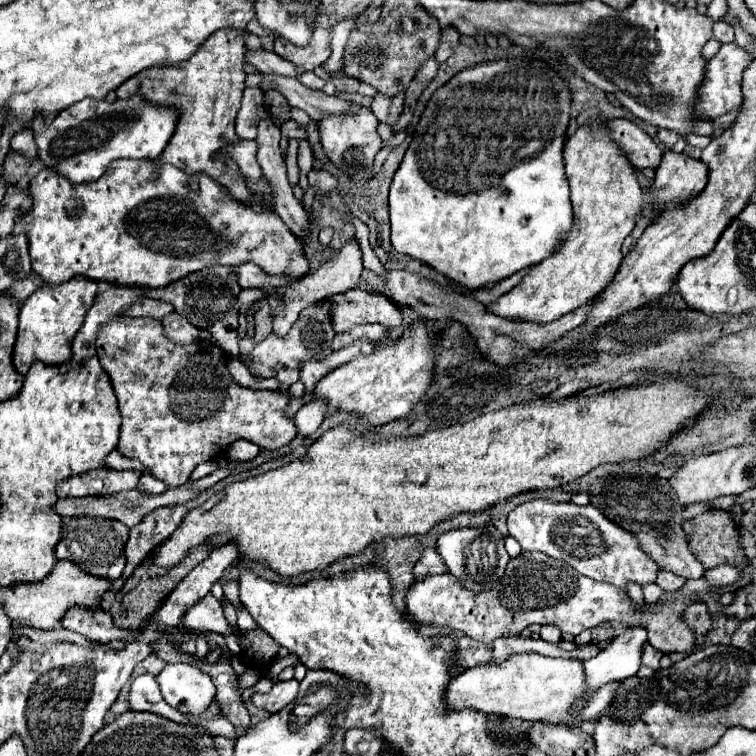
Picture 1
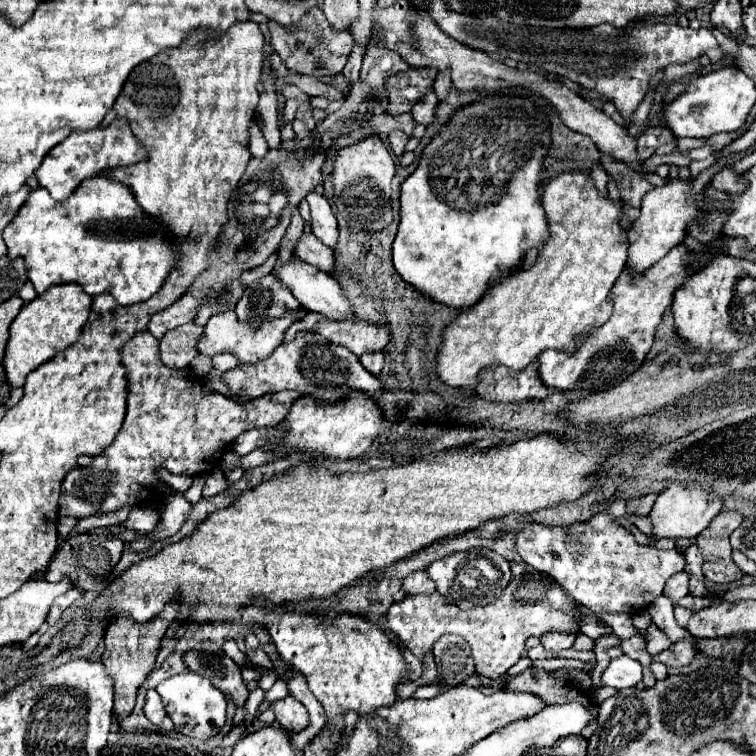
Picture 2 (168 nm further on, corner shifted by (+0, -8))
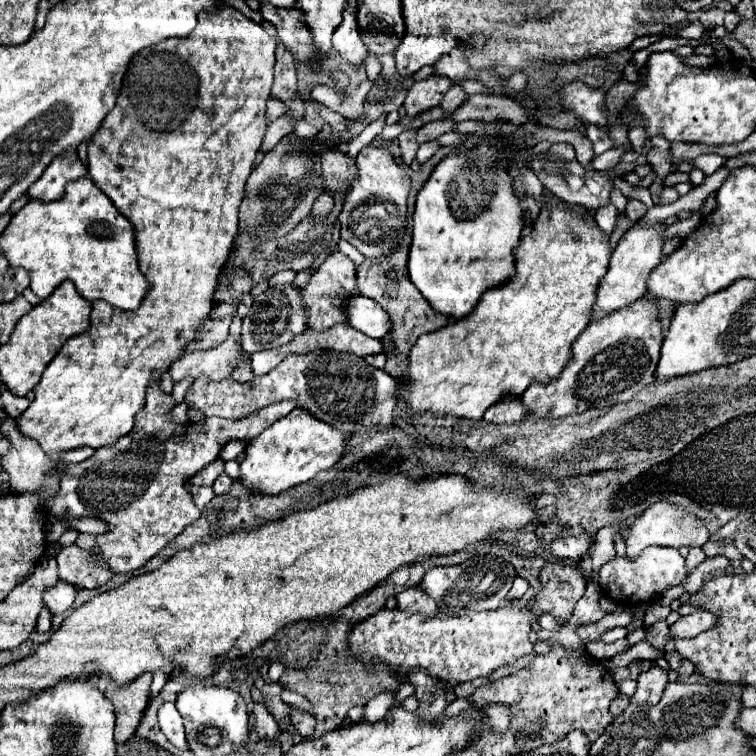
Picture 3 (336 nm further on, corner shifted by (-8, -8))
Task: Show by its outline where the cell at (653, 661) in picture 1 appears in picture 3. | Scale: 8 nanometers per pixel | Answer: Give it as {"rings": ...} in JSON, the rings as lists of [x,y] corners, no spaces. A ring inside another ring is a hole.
{"rings":[[[652,666],[646,676],[638,676],[638,690],[632,696],[632,702],[644,702],[644,704],[656,704],[664,692],[664,686],[668,684],[666,672],[658,666]]]}

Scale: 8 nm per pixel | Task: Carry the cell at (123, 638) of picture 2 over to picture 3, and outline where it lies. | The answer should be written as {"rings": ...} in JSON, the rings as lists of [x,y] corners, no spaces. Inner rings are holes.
{"rings":[[[144,672],[142,676],[138,676],[136,680],[132,680],[130,684],[124,684],[124,686],[116,684],[110,676],[100,676],[98,680],[92,680],[92,682],[114,704],[114,712],[116,712],[114,738],[116,738],[116,742],[126,742],[134,734],[134,730],[142,718],[142,712],[148,706],[152,672]]]}

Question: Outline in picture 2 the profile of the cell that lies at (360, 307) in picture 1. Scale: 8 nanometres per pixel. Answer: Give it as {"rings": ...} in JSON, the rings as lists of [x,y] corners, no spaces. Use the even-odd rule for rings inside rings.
{"rings":[[[308,312],[304,318],[296,320],[296,324],[292,324],[292,328],[288,328],[288,332],[284,334],[284,342],[290,342],[296,336],[296,332],[306,332],[306,330],[316,332],[316,334],[324,336],[326,340],[348,348],[358,358],[366,352],[384,350],[384,346],[390,340],[388,326],[374,326],[364,320],[336,322],[322,314]]]}

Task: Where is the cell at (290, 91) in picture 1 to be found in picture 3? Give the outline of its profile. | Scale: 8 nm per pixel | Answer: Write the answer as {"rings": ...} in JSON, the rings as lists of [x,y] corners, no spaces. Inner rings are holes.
{"rings":[[[436,120],[436,122],[428,122],[424,126],[420,126],[416,130],[416,140],[422,144],[422,142],[428,142],[428,140],[434,140],[436,136],[448,132],[454,128],[454,122],[452,120]]]}

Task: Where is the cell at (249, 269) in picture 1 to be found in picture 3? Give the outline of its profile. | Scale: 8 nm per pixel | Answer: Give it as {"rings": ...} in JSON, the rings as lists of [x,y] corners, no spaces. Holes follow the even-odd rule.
{"rings":[[[292,284],[270,286],[264,294],[256,296],[246,318],[242,320],[242,346],[244,346],[244,350],[248,354],[254,354],[260,350],[276,348],[276,346],[290,342],[294,334],[302,332],[306,328],[306,322],[308,322],[308,312],[304,310],[304,304],[300,298],[302,298],[300,288],[292,286]]]}

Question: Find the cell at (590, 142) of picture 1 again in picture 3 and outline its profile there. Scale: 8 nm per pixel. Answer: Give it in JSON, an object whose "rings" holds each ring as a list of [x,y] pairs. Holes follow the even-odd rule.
{"rings":[[[544,190],[544,208],[534,224],[534,232],[522,236],[516,248],[516,272],[500,286],[486,290],[468,316],[450,322],[448,326],[420,336],[410,350],[410,384],[398,394],[404,396],[408,406],[416,412],[452,414],[458,418],[482,420],[488,406],[506,394],[522,394],[530,382],[548,382],[572,362],[572,342],[584,332],[592,320],[598,284],[608,272],[612,244],[610,238],[598,228],[594,214],[584,206],[566,210],[562,198]]]}

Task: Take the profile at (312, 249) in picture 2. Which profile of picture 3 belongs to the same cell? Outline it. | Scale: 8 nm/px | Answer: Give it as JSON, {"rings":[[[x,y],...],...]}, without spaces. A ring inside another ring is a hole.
{"rings":[[[332,252],[322,264],[320,268],[314,272],[314,276],[310,278],[310,282],[306,286],[302,286],[302,298],[304,298],[304,308],[308,310],[308,326],[314,330],[324,330],[330,328],[338,322],[346,322],[342,316],[342,304],[348,296],[358,294],[356,292],[356,268],[354,262],[342,254],[342,252]]]}

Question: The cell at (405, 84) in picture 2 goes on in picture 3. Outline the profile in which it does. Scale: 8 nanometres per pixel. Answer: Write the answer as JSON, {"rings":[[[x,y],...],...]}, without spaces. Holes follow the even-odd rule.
{"rings":[[[436,74],[428,76],[422,82],[414,82],[414,86],[408,90],[406,102],[404,102],[408,116],[416,116],[422,110],[438,106],[444,92],[448,92],[450,84],[452,82],[446,76],[436,76]]]}

